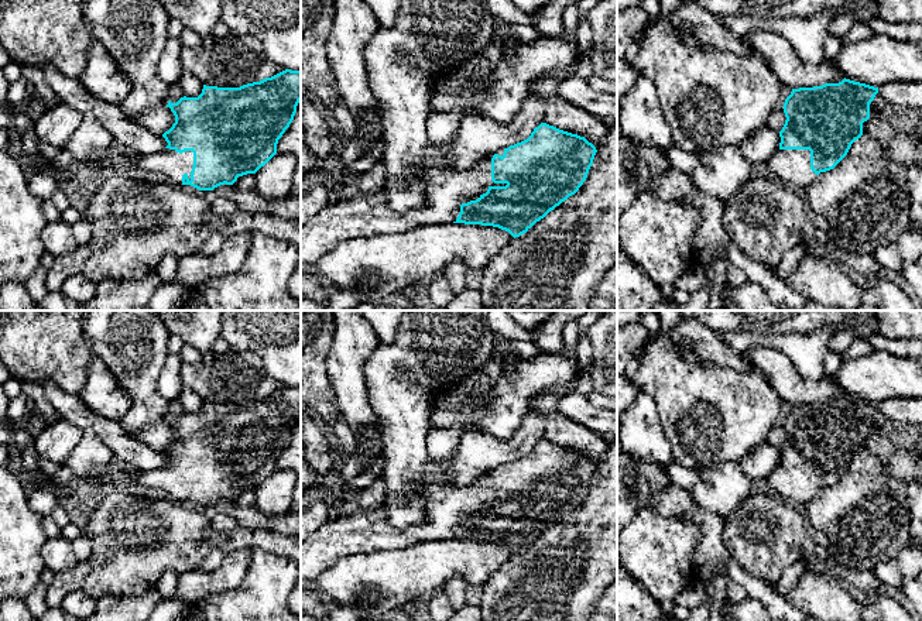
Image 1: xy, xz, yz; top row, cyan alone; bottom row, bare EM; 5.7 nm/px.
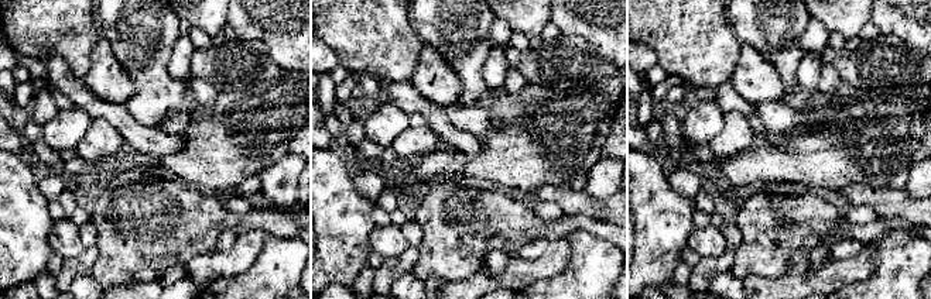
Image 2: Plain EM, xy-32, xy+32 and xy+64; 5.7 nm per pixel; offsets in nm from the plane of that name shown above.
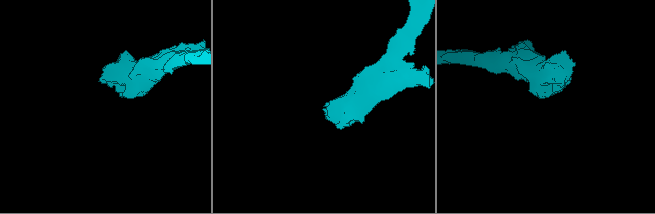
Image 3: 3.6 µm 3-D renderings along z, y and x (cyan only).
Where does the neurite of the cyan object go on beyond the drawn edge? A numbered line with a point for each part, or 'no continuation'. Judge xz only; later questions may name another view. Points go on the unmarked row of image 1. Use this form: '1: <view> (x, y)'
1: xz (353, 532)

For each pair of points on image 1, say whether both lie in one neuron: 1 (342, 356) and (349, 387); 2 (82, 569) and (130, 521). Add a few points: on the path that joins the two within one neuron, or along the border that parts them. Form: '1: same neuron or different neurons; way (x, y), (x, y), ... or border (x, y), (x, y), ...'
1: same neuron; way (345, 363), (348, 380)
2: different neurons; border (89, 562), (89, 573), (81, 587)

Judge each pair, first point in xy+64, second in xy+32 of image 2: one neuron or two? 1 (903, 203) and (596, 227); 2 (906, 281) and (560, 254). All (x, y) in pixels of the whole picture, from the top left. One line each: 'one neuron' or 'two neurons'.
1: two neurons
2: two neurons

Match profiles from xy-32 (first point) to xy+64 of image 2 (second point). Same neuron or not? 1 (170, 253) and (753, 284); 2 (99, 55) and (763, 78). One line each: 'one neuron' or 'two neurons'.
1: two neurons
2: one neuron

